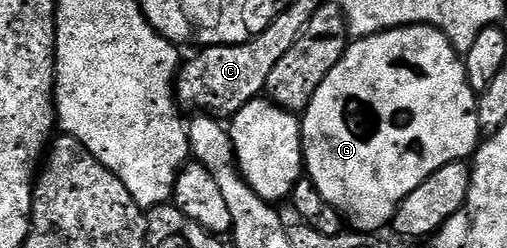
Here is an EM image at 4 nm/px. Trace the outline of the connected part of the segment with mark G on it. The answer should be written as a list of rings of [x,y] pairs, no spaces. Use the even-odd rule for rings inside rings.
[[[413,24],[410,26],[397,26],[395,30],[383,30],[381,34],[372,34],[369,38],[356,38],[345,50],[342,60],[334,64],[330,76],[322,80],[318,92],[310,100],[307,110],[302,114],[302,137],[304,139],[304,164],[307,177],[327,202],[340,211],[345,219],[352,222],[357,231],[380,232],[380,229],[391,223],[394,212],[418,184],[422,184],[438,168],[442,168],[451,162],[463,162],[471,159],[480,145],[480,135],[477,91],[473,90],[468,73],[464,67],[464,58],[456,50],[451,37],[441,27],[431,24]]]

